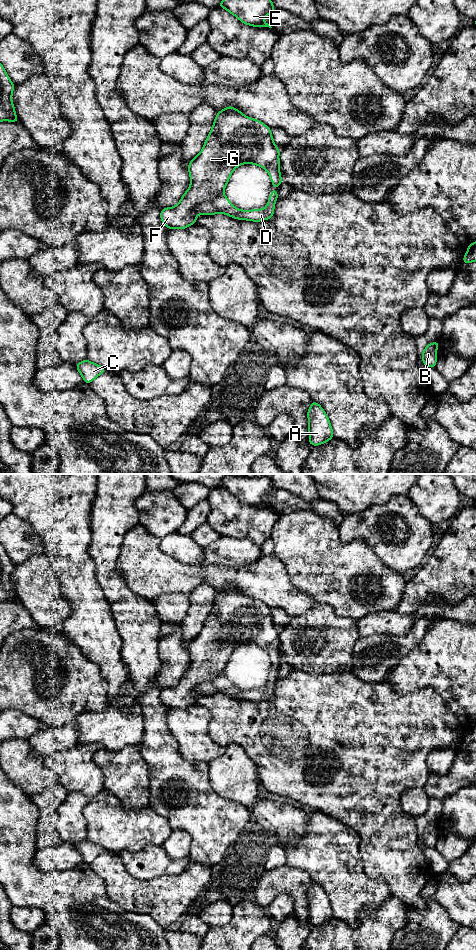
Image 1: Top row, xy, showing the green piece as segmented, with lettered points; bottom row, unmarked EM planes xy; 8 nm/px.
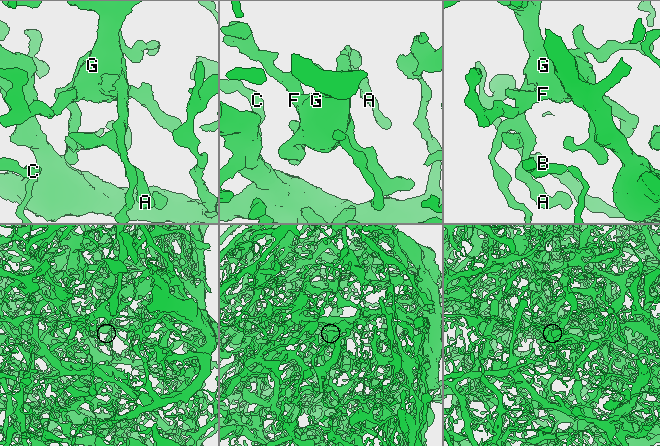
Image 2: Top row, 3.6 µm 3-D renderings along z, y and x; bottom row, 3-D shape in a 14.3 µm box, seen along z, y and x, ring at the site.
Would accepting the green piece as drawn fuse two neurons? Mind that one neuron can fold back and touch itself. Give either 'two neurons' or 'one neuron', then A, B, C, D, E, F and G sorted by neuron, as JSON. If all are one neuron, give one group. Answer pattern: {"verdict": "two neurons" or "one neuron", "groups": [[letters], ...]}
{"verdict": "one neuron", "groups": [["A", "B", "C", "D", "E", "F", "G"]]}

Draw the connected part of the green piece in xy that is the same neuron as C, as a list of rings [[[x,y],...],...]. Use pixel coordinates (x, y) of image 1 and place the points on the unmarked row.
[[[87,839],[77,843],[75,846],[81,854],[84,862],[87,864],[90,864],[95,858],[106,851],[104,847],[95,844]]]

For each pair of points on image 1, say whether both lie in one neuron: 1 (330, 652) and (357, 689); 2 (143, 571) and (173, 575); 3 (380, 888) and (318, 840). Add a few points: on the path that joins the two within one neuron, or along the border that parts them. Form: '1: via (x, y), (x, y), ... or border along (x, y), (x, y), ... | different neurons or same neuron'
1: border along (351, 671), (322, 674) | different neurons
2: via (150, 572), (166, 575) | same neuron
3: via (363, 886), (359, 886), (331, 857) | same neuron

